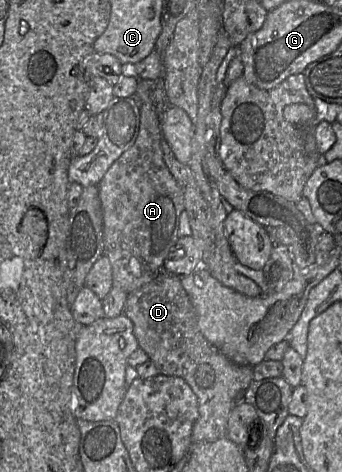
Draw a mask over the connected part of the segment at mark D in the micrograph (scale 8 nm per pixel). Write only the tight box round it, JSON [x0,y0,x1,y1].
[122,272,254,442]

